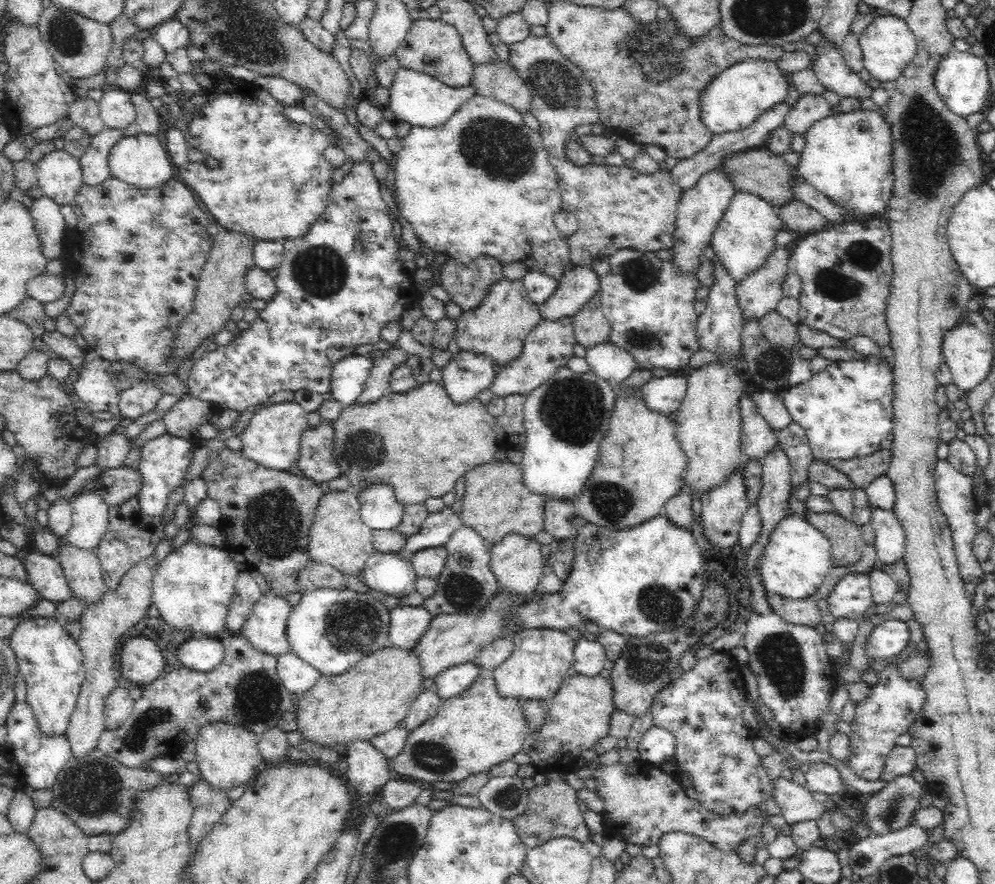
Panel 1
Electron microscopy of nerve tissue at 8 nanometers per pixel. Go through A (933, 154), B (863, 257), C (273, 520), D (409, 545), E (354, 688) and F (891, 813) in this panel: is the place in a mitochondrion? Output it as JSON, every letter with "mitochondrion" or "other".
{"A":"mitochondrion","B":"mitochondrion","C":"mitochondrion","D":"other","E":"other","F":"mitochondrion"}

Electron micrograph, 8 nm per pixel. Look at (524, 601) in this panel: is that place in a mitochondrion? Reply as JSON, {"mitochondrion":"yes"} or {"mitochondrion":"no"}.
{"mitochondrion":"no"}

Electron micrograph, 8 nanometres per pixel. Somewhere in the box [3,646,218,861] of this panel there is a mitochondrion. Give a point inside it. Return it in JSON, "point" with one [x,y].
{"point":[95,790]}

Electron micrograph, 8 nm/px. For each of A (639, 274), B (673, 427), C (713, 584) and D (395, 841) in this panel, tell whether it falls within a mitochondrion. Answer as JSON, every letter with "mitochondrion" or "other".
{"A":"mitochondrion","B":"other","C":"other","D":"mitochondrion"}

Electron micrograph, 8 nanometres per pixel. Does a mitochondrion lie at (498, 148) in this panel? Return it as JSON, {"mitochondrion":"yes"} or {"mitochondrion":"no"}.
{"mitochondrion":"yes"}

